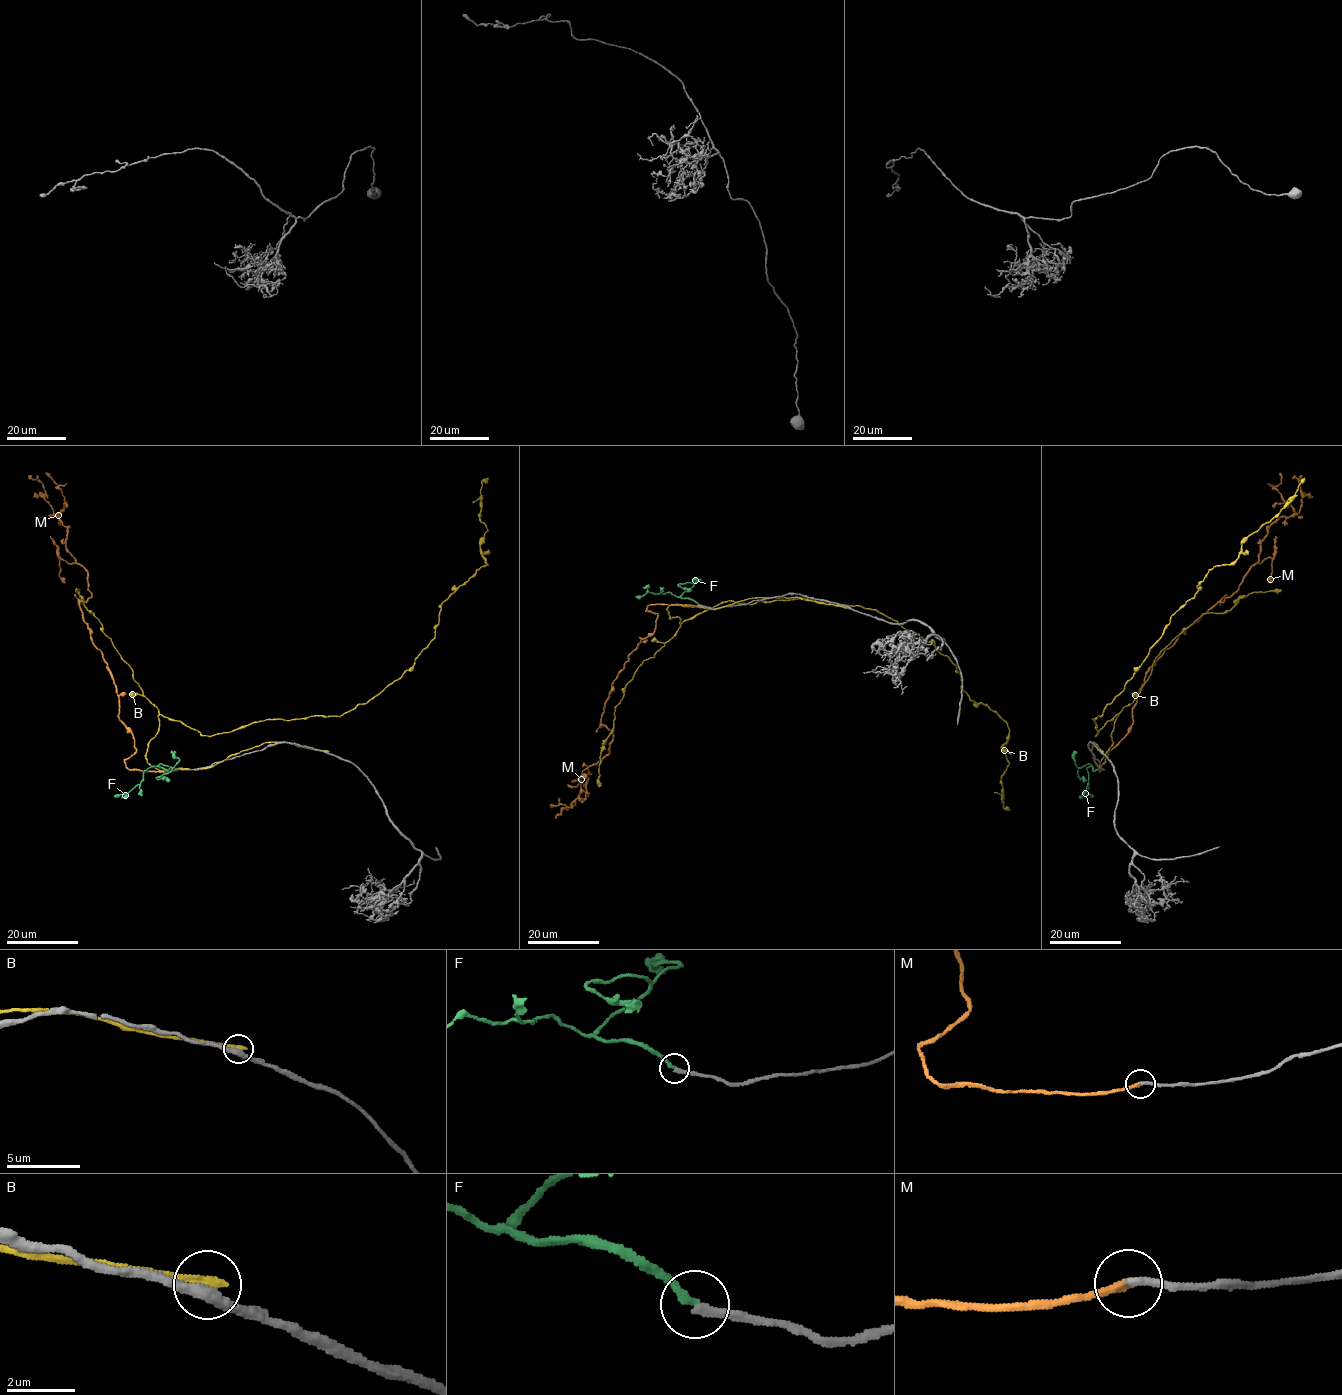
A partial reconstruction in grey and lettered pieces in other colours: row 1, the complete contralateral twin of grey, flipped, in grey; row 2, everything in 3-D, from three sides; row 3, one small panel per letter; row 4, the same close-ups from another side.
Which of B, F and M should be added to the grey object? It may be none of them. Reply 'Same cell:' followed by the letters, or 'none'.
Same cell: F

